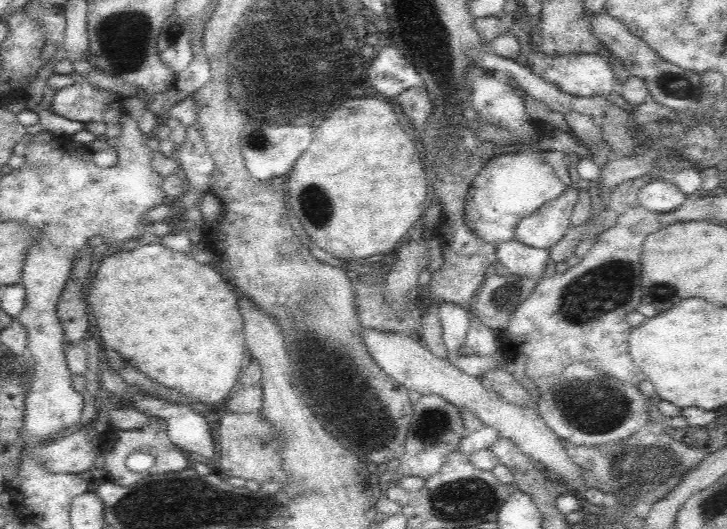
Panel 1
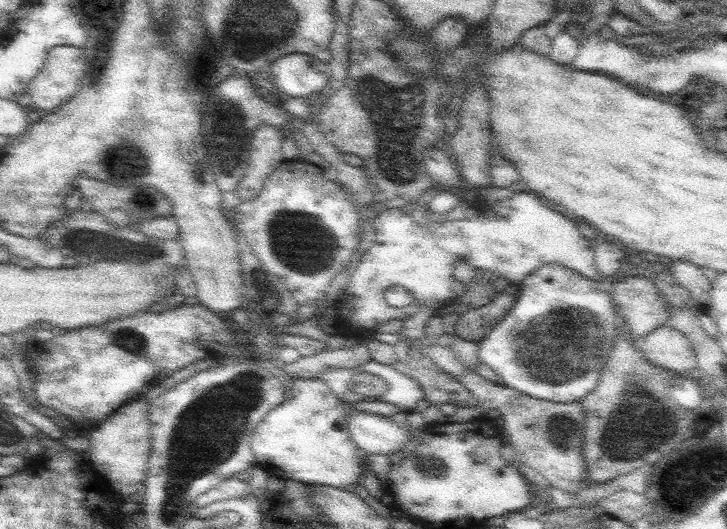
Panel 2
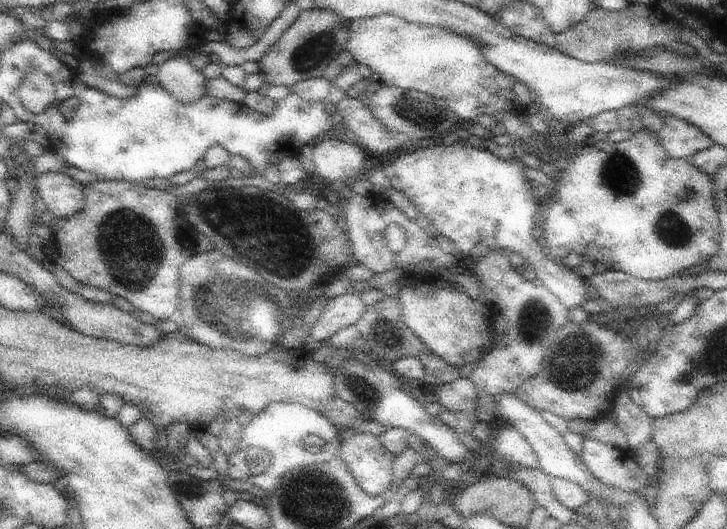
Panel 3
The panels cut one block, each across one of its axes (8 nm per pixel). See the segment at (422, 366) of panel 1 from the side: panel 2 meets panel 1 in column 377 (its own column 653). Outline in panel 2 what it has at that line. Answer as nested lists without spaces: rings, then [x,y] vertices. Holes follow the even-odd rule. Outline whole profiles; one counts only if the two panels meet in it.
[[[665,323],[641,340],[644,357],[654,366],[676,372],[697,370],[697,355],[691,340]]]

